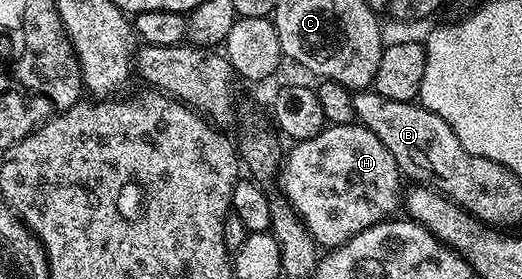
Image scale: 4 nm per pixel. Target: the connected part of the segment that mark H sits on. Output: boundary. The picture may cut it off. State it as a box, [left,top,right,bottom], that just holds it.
[277,124,403,249]

